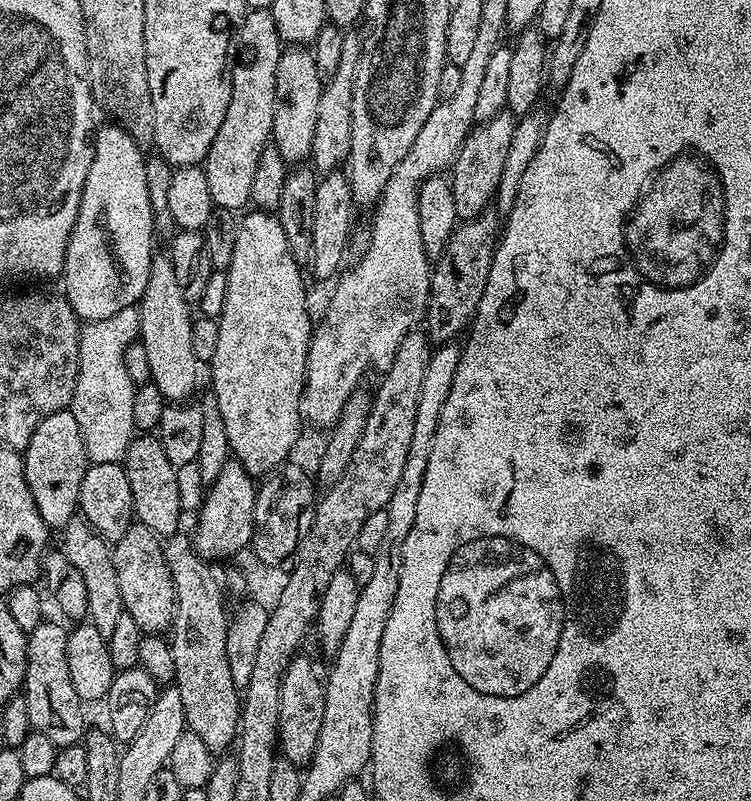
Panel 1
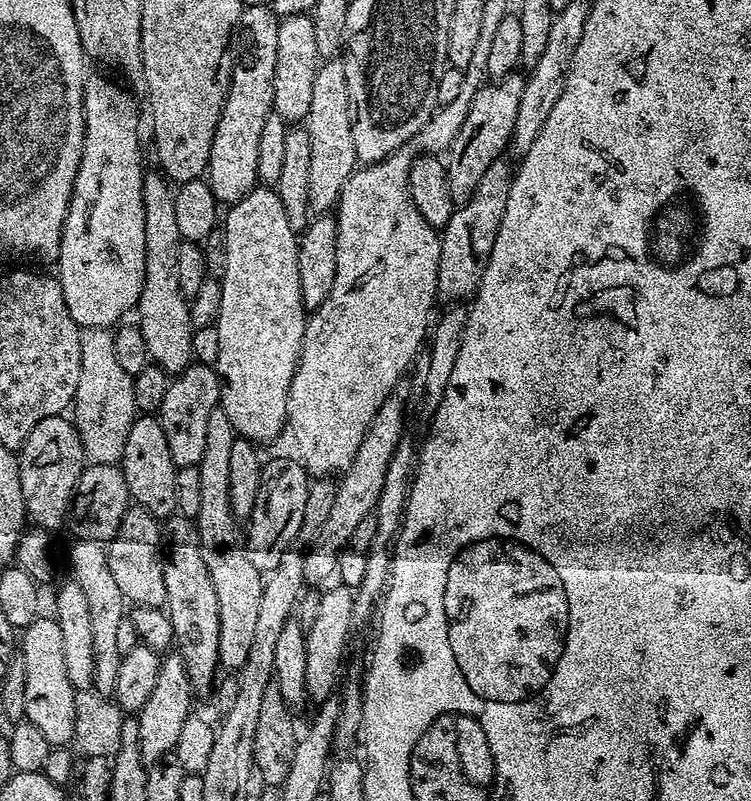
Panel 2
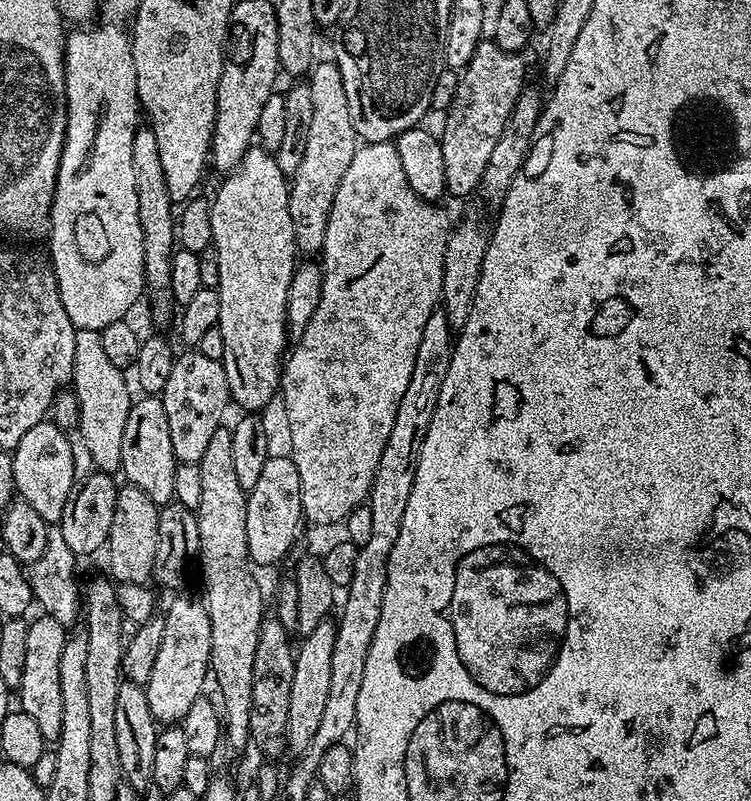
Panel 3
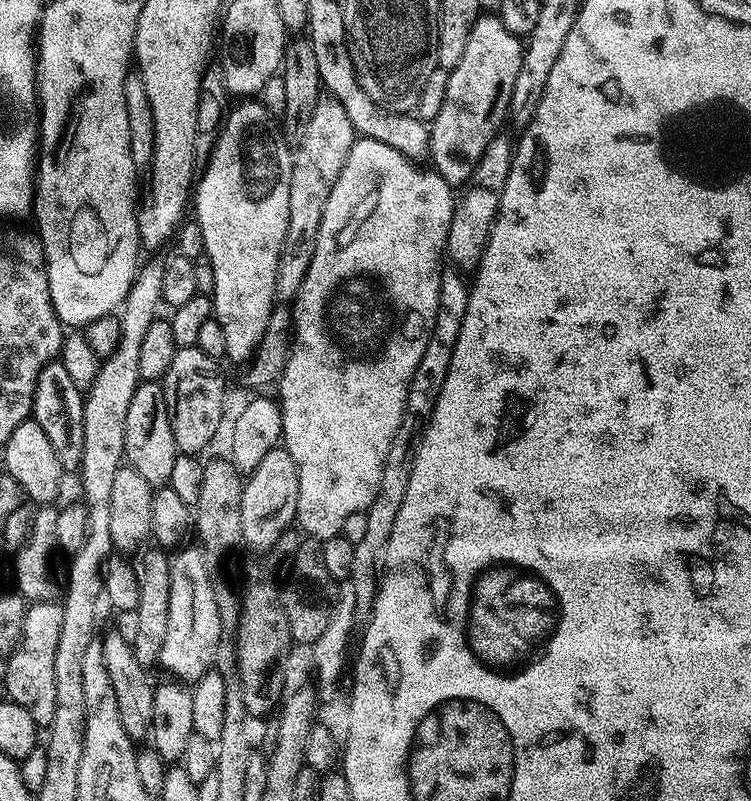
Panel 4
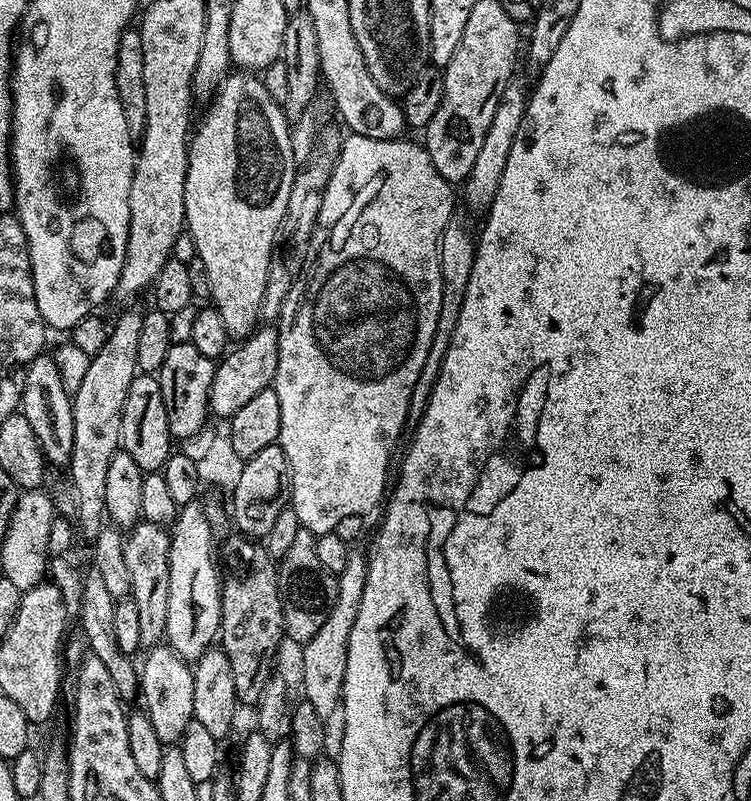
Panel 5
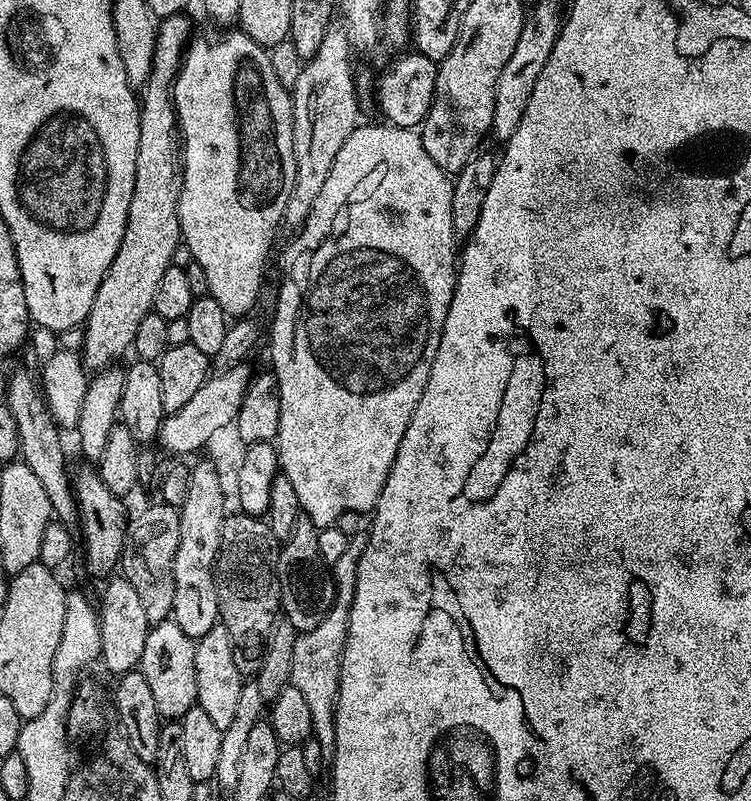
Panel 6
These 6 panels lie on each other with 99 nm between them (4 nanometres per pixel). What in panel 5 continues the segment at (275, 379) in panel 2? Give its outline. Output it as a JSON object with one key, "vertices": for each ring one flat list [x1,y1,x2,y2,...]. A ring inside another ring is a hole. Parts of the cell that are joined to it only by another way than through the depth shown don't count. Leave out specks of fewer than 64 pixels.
{"vertices":[[236,70,227,75,223,84,212,96,208,108,208,113,204,117,199,117,194,131,190,136,188,145,188,173,186,174,186,214,184,222,186,231,194,238,196,254,202,258,202,266,206,266,206,278,210,278,211,303,222,314,222,322,226,322,226,330,229,337,243,338,251,336,257,327,260,317,260,307,262,306,262,294,266,290,266,278,270,270,270,258,272,249,276,247,276,235,278,226,282,222,282,214,286,214,286,202,290,199,290,186,294,186,294,178,298,171,296,156,292,153,292,132,290,121,284,116,284,109,281,101,275,100,270,94,270,90,264,85,263,79,259,75,248,70]]}

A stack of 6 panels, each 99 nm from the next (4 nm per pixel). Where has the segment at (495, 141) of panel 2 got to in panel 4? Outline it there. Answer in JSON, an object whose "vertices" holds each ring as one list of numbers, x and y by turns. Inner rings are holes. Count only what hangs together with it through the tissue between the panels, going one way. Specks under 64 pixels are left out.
{"vertices":[[482,14,474,22,462,62,448,73,442,110,430,121,430,164,441,180,453,186,464,186,471,180,478,158,486,154,486,146,490,146,508,120,510,94,514,78,518,78,518,66,522,66,523,53,521,37,504,29,496,14]]}

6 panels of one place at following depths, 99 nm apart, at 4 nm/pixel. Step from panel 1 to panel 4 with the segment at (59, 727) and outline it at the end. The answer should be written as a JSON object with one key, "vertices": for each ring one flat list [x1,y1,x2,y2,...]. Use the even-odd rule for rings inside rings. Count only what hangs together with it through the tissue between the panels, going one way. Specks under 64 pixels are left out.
{"vertices":[[63,603,32,604,26,614,26,626,22,628,22,642,8,657,4,668,4,688,7,699,22,706,34,718,38,726,47,726,54,722,54,705,58,699,58,686,54,683,54,657,58,650,58,633,62,631]]}

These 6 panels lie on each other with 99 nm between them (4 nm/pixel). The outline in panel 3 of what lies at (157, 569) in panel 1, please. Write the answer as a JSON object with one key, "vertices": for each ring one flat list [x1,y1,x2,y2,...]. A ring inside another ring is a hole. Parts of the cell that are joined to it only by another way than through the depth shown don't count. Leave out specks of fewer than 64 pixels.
{"vertices":[[124,486,117,491,114,522,106,545,108,568,113,581,121,584,148,584,154,576,154,558,158,550,158,514,160,508,150,502,142,490]]}

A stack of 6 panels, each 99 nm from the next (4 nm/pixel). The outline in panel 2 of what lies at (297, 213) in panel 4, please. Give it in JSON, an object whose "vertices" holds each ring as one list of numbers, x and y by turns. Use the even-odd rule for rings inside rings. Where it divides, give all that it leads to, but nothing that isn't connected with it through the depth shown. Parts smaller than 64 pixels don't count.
{"vertices":[[333,58,321,63,314,74,314,91,306,127,310,134,310,186,308,207,313,213,328,214,335,209,346,182,358,167,354,150,354,134,350,130,352,111,346,90,346,66,343,59]]}

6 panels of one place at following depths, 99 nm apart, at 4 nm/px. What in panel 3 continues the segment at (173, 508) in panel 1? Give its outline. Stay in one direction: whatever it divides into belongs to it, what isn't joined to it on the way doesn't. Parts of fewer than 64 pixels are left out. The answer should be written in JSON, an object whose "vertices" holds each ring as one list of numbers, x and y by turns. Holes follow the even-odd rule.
{"vertices":[[144,394,133,403,126,418,126,430,122,430,122,462,120,472,133,488,142,490,157,506,173,503,174,450,170,443,170,426,166,422,163,399,156,394]]}

